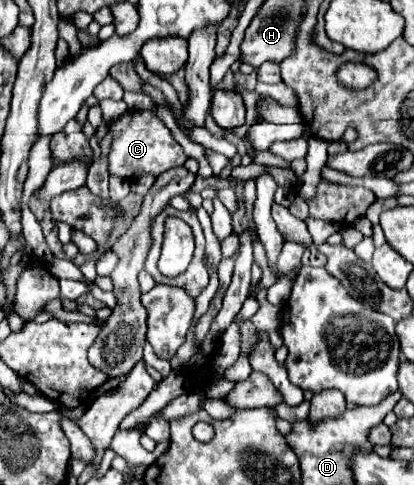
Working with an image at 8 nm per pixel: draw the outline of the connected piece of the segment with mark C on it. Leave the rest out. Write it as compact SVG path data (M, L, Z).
M127 111L119 119L111 121L109 133L113 135L111 143L111 153L109 153L109 171L115 177L121 179L131 179L131 177L141 177L141 175L161 175L167 169L181 167L187 161L187 155L183 147L171 137L171 131L165 127L161 119L153 111Z

